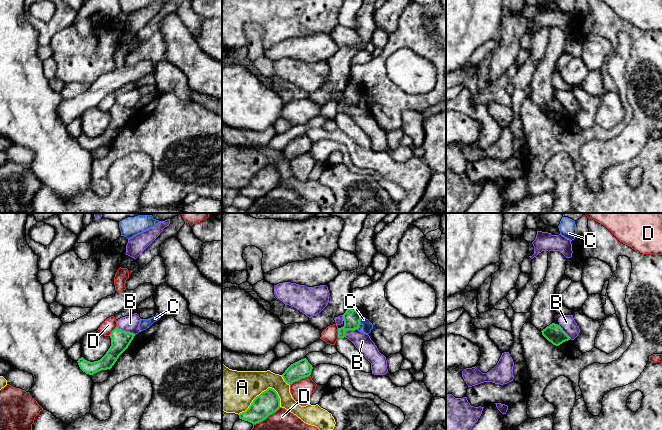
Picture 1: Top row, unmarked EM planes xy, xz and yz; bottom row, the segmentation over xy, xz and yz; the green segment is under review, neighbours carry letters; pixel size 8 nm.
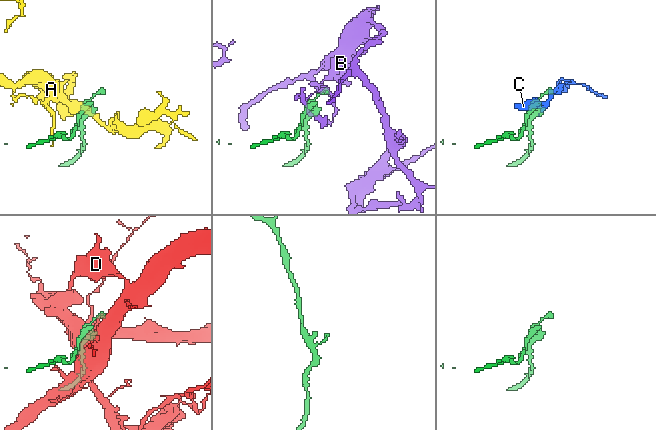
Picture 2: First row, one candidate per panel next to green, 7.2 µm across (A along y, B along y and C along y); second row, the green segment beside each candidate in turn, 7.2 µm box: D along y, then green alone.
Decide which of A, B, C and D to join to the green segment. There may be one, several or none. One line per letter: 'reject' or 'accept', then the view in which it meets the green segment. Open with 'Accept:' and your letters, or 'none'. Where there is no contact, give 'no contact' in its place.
Accept: none
A: reject | xz
B: reject | xz
C: reject | xz
D: reject | xz

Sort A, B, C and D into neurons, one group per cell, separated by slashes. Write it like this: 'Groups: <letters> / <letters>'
Groups: A / B / C / D

